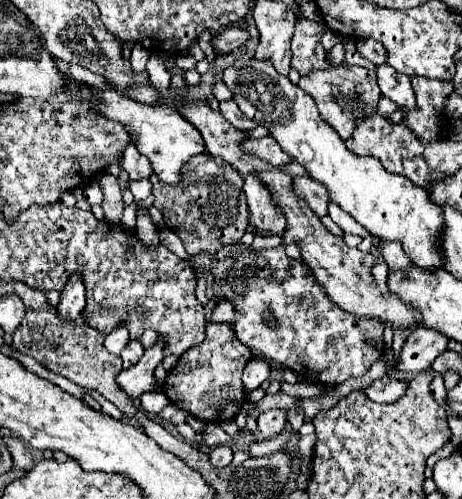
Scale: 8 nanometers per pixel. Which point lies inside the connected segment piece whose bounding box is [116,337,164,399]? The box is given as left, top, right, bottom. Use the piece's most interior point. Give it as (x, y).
(138, 379)

